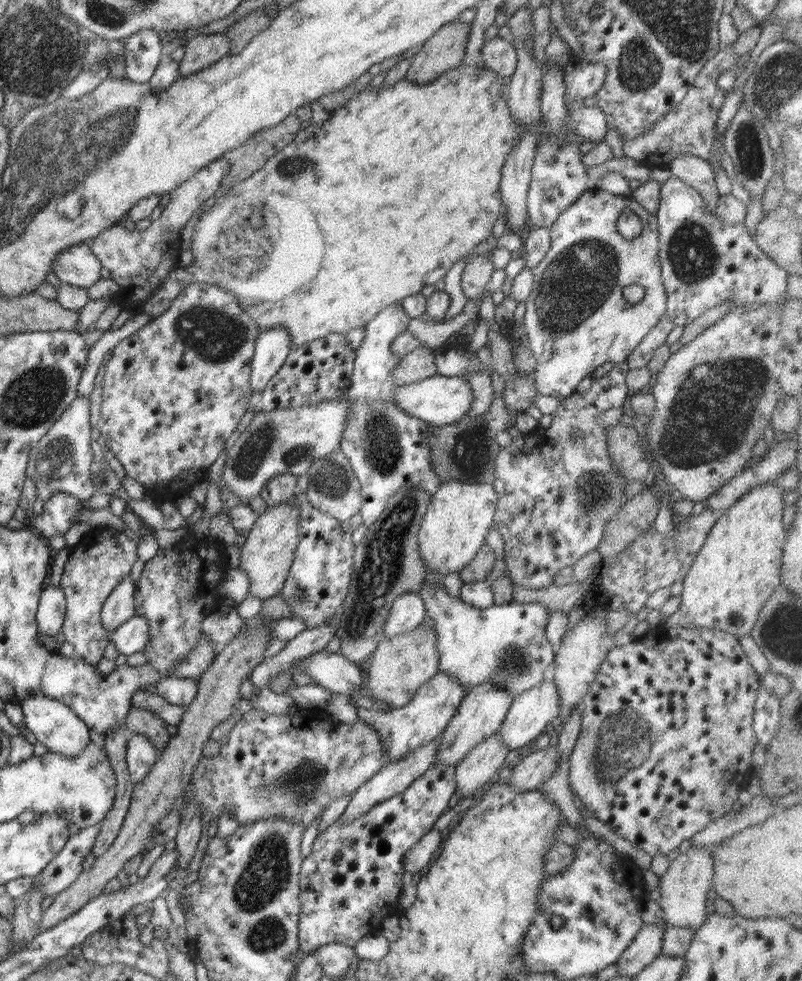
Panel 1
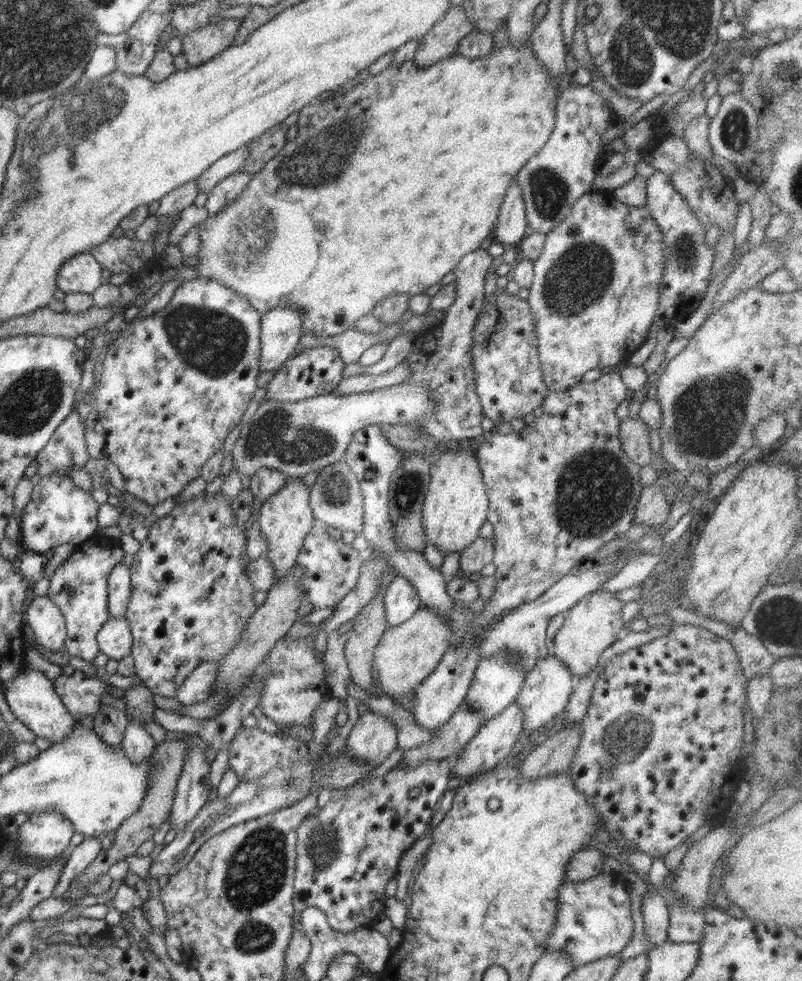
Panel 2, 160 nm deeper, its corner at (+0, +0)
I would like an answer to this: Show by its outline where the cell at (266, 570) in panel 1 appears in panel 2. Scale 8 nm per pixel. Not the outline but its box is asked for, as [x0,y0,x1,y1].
[257,477,315,584]

